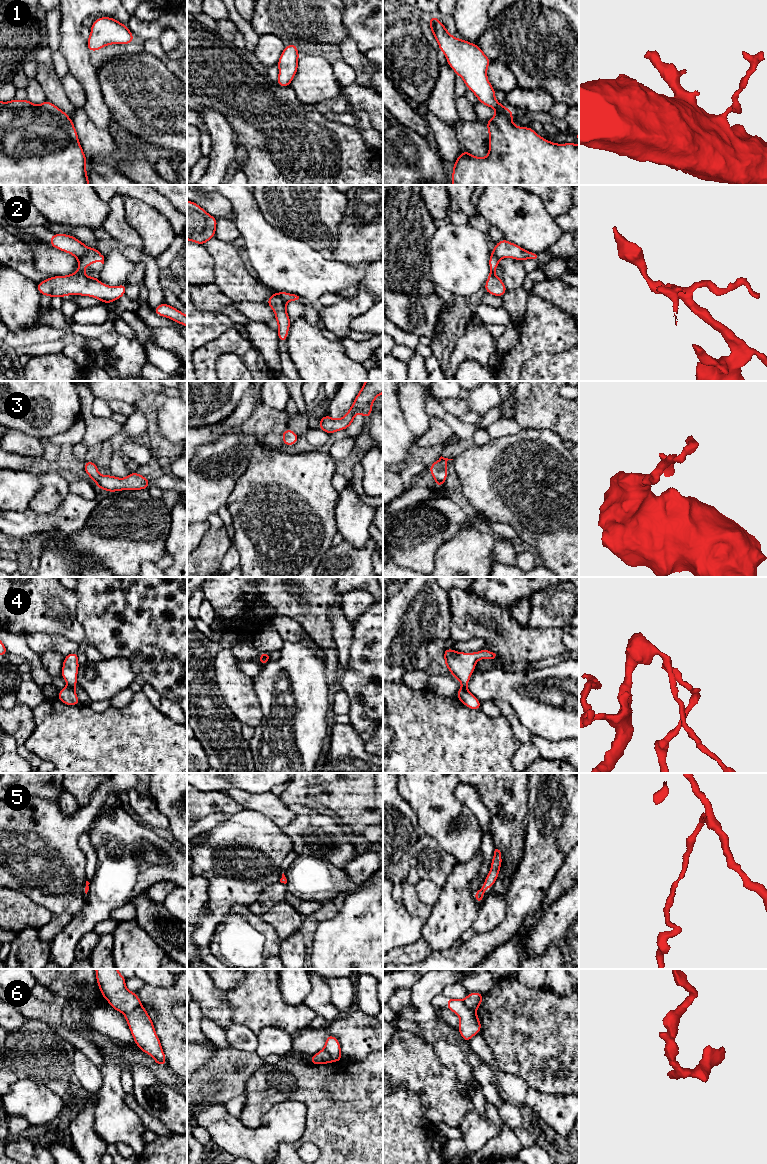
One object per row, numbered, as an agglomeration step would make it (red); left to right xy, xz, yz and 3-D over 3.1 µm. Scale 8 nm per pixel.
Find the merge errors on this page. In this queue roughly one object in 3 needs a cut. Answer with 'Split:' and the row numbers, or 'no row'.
Split: 2, 4, 6

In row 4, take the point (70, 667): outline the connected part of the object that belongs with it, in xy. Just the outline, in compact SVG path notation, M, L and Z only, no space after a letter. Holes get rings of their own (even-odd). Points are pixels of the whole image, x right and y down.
M69 653L65 656L62 666L62 678L69 684L69 686L75 688L77 685L77 673L79 669L78 653Z

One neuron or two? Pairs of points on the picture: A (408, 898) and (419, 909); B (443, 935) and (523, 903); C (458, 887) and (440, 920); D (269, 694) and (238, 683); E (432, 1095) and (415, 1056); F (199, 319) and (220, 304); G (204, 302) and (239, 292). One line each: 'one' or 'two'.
A: one
B: two
C: one
D: two
E: one
F: two
G: two

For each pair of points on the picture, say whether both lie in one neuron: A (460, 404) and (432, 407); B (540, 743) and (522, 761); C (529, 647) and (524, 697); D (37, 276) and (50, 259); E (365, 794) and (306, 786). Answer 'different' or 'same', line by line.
A: different
B: different
C: different
D: different
E: same

